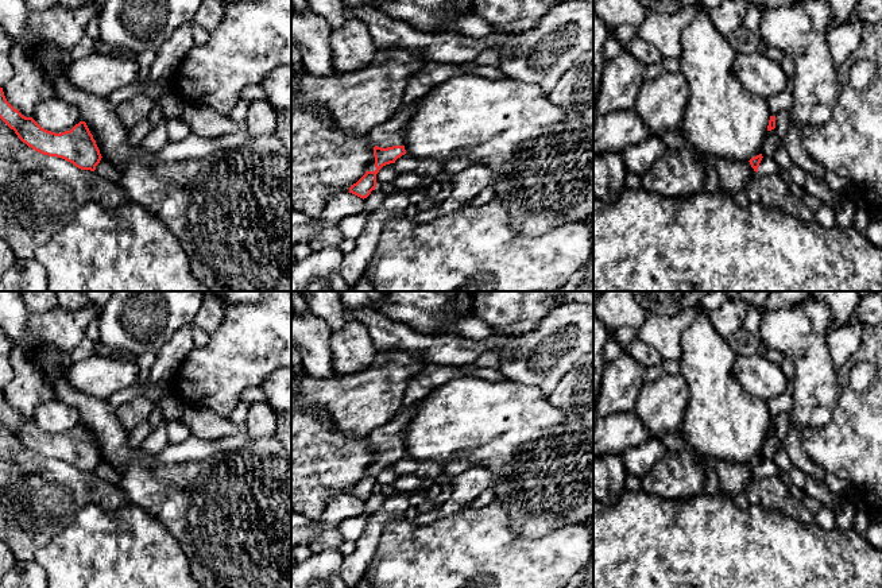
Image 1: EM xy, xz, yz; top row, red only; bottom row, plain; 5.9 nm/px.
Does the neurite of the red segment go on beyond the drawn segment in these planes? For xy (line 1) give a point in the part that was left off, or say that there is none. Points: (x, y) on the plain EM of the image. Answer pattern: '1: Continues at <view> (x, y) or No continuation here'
1: No continuation here

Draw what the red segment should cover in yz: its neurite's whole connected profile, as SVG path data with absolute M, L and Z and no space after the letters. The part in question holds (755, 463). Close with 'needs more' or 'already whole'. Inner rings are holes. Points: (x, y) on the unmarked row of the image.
M762 456L748 464L734 464L724 460L712 461L711 465L719 477L720 494L735 496L746 490L751 477L757 473L762 463Z; needs more

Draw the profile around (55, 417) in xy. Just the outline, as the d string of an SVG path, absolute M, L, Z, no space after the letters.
M53 398L51 401L36 406L32 421L42 430L61 436L70 433L76 426L78 426L81 423L81 417L74 406Z

